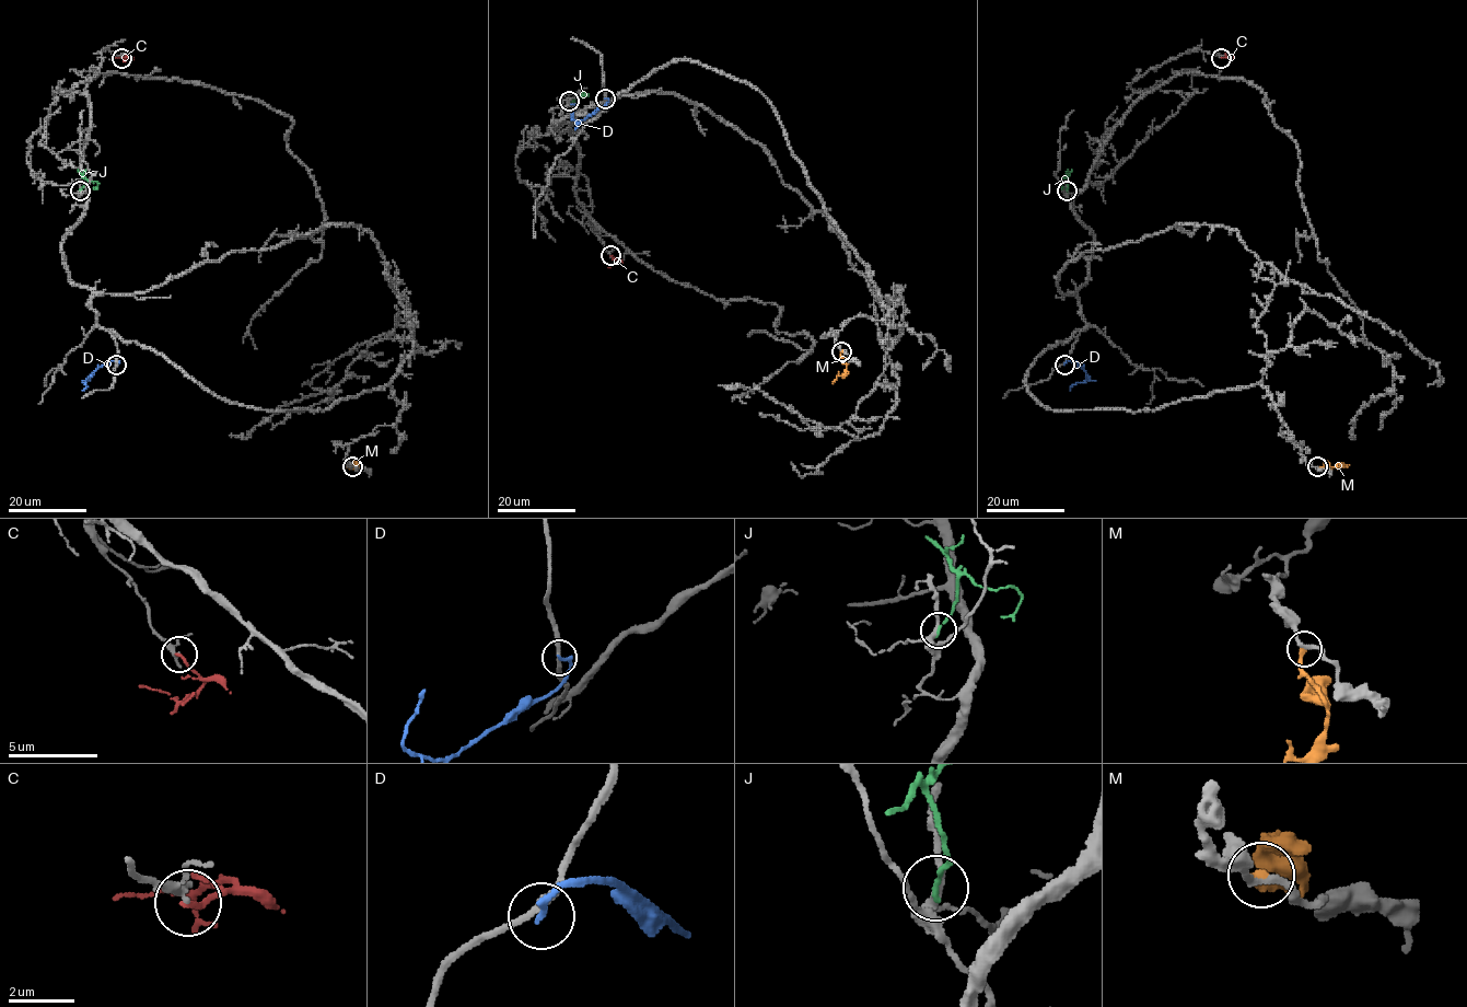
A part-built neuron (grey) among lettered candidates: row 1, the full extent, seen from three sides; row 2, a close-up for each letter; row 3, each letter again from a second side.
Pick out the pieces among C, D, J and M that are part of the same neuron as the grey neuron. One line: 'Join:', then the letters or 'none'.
Join: none

